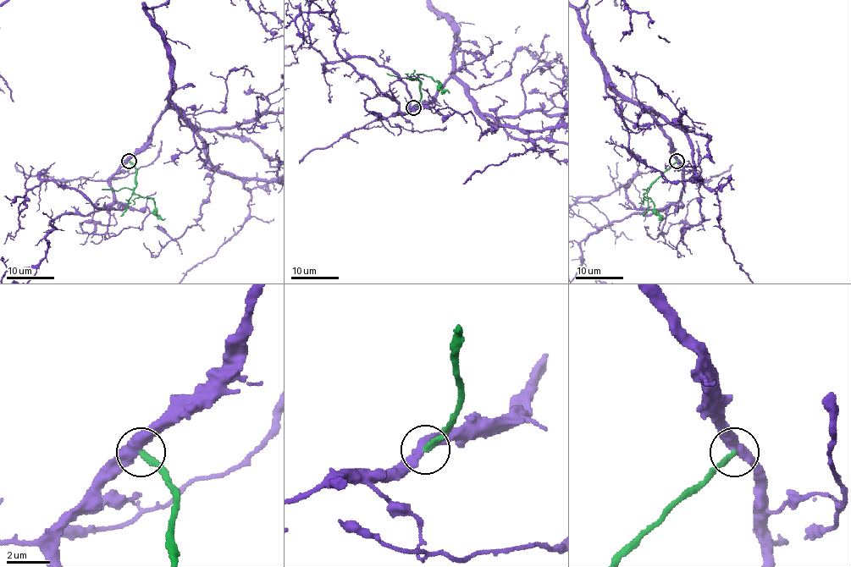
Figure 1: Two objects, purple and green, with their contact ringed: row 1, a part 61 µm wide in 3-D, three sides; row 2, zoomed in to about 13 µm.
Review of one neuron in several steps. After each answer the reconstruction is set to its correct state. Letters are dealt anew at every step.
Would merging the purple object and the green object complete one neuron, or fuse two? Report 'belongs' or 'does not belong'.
does not belong

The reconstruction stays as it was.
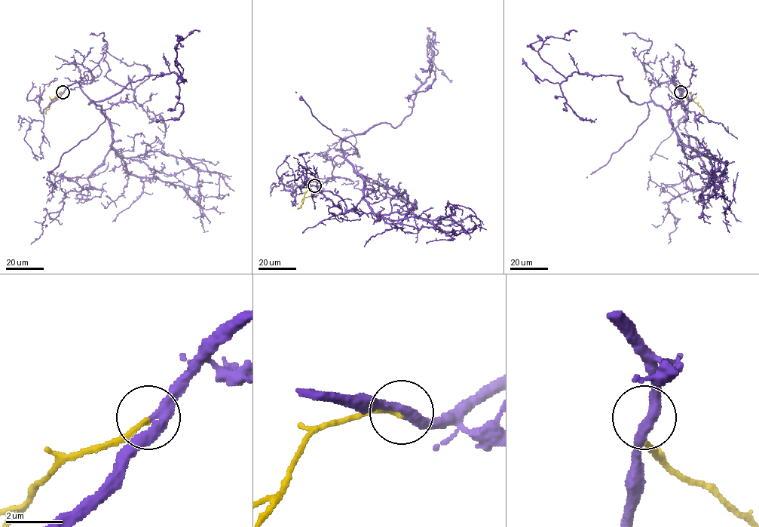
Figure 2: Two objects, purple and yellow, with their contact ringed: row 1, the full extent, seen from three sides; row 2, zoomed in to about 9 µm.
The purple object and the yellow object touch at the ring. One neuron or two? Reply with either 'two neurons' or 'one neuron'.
one neuron

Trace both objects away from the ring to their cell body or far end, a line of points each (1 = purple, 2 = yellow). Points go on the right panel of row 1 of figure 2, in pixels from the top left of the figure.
1: (680, 92), (666, 81), (650, 96), (666, 111), (684, 143), (714, 157), (709, 184), (699, 197), (726, 194)
2: (680, 92), (690, 101), (695, 102), (704, 114)

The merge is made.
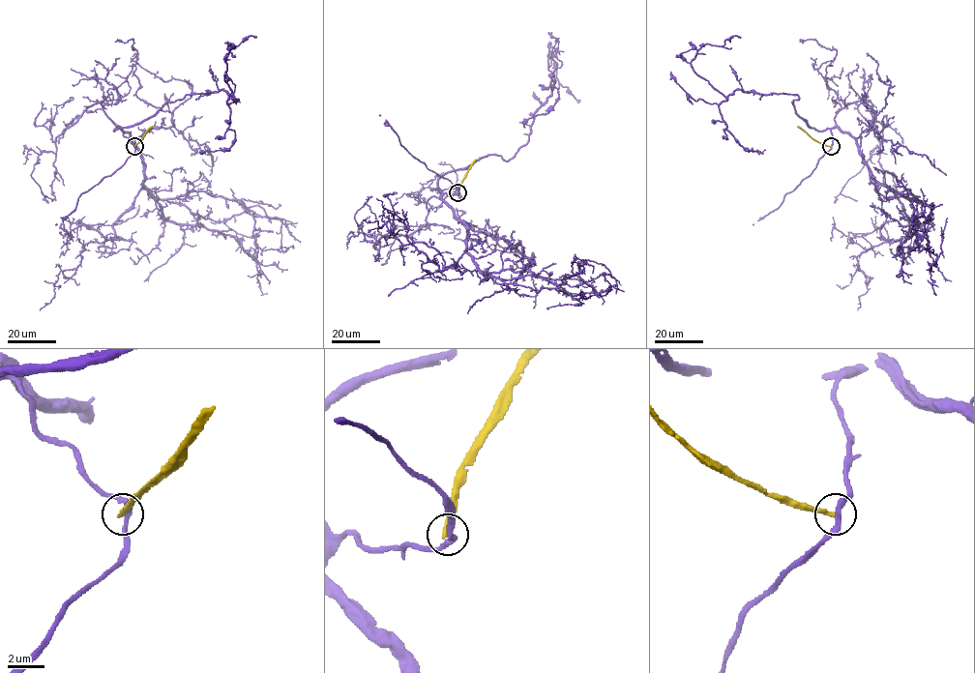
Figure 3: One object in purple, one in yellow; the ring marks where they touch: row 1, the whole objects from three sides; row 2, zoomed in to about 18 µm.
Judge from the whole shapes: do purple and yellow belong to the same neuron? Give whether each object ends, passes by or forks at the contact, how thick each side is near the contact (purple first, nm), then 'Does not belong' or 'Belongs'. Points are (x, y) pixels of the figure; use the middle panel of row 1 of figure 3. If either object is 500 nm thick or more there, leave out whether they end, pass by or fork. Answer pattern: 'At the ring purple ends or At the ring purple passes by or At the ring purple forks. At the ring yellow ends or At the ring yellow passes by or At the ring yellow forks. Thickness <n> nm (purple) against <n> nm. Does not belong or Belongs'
At the ring purple passes by. At the ring yellow ends. Thickness 280 nm (purple) against 280 nm. Does not belong

